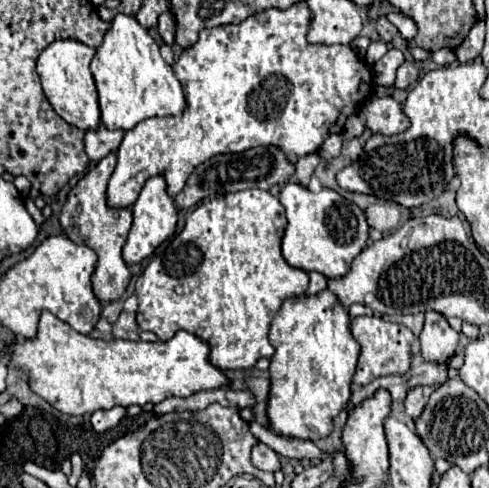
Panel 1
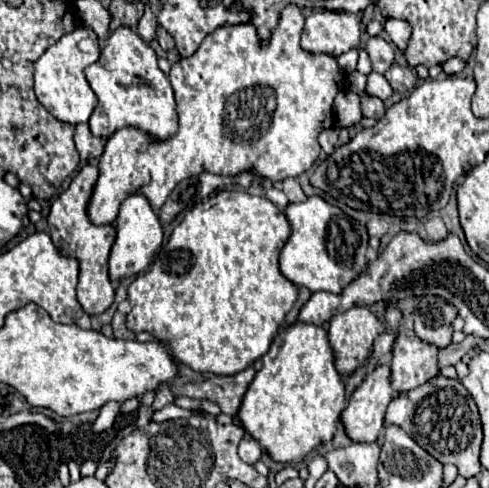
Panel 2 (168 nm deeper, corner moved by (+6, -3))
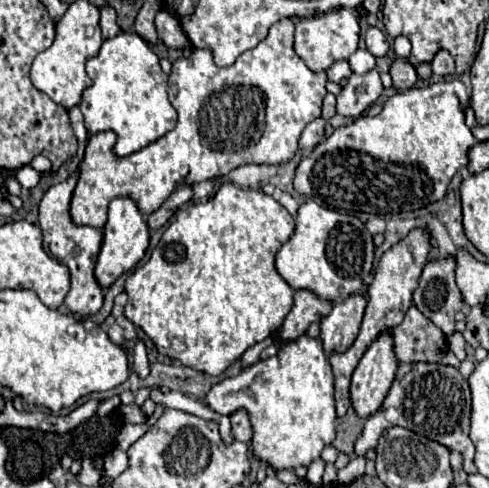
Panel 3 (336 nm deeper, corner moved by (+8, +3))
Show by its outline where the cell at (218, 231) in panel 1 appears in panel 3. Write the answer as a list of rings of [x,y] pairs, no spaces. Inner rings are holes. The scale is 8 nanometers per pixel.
[[[230,182],[222,184],[216,196],[208,202],[190,202],[186,206],[188,208],[178,210],[174,222],[162,234],[150,258],[128,276],[128,303],[124,313],[126,317],[129,314],[132,324],[144,330],[160,354],[178,358],[188,368],[216,376],[250,346],[268,338],[292,308],[294,290],[276,272],[274,254],[292,236],[294,218],[282,204],[262,190],[242,190]]]

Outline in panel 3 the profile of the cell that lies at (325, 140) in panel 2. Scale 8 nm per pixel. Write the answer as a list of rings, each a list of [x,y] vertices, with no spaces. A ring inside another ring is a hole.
[[[316,118],[316,120],[312,120],[312,122],[304,128],[298,146],[300,146],[303,155],[308,156],[312,152],[312,148],[314,148],[320,140],[324,140],[324,118]]]

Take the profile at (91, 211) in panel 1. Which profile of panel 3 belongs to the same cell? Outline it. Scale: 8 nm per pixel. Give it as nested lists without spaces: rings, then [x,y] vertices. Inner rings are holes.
[[[72,174],[68,180],[52,186],[42,202],[40,202],[40,212],[38,212],[38,226],[42,230],[42,244],[44,250],[62,262],[68,272],[70,272],[70,292],[64,298],[64,306],[68,308],[68,312],[72,314],[80,314],[80,316],[92,316],[102,308],[102,288],[94,278],[94,264],[96,258],[100,254],[100,246],[102,246],[102,230],[100,228],[90,228],[90,226],[76,226],[70,220],[70,198],[76,186],[76,178],[78,174]]]

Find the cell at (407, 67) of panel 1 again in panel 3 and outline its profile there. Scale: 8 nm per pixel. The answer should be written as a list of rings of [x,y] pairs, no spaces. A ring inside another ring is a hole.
[[[394,60],[392,66],[390,66],[390,76],[392,76],[394,88],[398,92],[412,88],[416,84],[416,80],[418,80],[416,70],[408,60]]]

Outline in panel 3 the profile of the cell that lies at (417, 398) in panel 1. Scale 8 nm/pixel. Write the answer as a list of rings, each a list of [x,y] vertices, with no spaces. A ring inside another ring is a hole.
[[[410,306],[404,320],[392,330],[398,362],[440,362],[442,348],[448,352],[444,332],[430,322],[416,306]]]

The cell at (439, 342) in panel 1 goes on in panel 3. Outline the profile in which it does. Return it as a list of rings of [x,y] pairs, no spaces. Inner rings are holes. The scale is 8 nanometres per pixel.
[[[446,256],[430,260],[414,292],[414,306],[432,320],[446,336],[454,334],[454,314],[464,308],[462,292],[454,282],[456,260]]]

